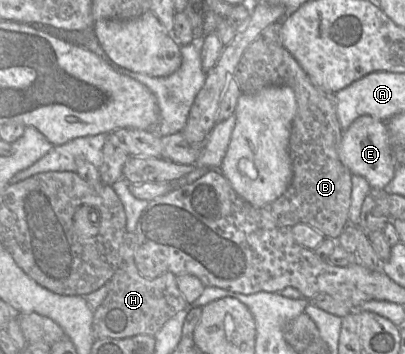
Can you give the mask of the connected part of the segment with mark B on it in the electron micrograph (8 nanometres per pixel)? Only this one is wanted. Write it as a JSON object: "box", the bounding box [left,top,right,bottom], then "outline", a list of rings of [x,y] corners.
{"box":[233,22,352,238],"outline":[[[281,22],[270,24],[246,48],[233,78],[242,93],[286,85],[294,90],[296,96],[297,112],[289,138],[293,178],[288,189],[279,198],[261,208],[263,216],[272,219],[279,226],[293,227],[304,223],[317,229],[325,237],[338,238],[349,218],[352,173],[339,158],[343,130],[337,116],[335,93],[318,88],[283,46]]]}

